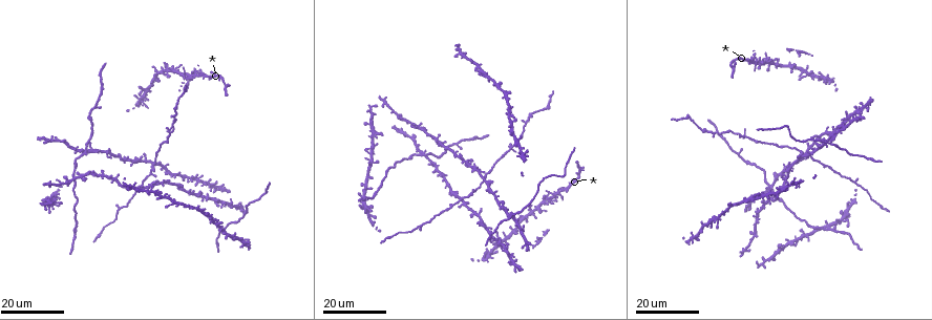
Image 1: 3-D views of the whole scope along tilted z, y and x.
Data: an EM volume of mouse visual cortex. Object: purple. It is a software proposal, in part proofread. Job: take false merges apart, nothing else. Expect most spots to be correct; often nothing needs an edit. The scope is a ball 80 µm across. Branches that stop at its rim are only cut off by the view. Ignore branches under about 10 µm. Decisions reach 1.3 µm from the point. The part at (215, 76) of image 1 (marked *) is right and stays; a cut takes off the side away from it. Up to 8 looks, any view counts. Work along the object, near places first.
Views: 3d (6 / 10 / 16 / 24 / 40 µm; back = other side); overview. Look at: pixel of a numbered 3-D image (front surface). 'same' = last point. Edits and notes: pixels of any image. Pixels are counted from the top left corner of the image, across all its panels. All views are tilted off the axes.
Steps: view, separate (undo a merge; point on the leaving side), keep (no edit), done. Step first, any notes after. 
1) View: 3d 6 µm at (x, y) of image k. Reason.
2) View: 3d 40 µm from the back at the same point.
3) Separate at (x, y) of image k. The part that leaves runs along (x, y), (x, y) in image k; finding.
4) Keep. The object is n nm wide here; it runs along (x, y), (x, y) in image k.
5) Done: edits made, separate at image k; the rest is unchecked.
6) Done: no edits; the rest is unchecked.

View: 3d 16 µm at (150, 175) of image 1.

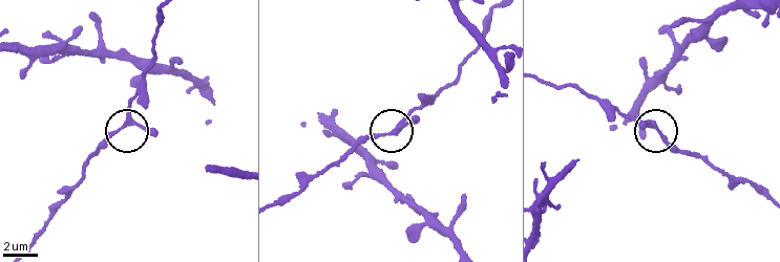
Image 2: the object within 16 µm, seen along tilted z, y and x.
View: 3d 6 µm at (398, 130) of image 2.

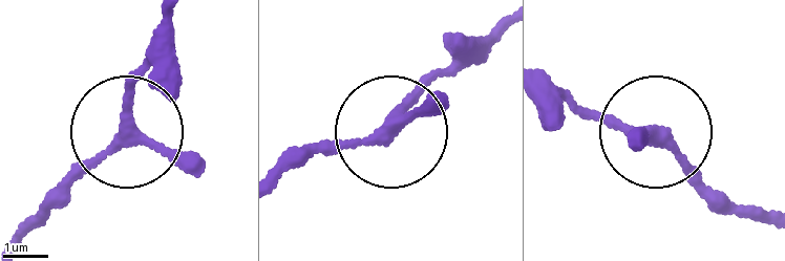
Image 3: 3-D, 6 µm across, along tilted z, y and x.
Keep. 3 arms meet here; it runs along (545, 81), (661, 137), (720, 198) in image 3; continuous, no second neuron.

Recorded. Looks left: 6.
View: 3d 24 µm at (834, 135) of image 1. Three-way junction.

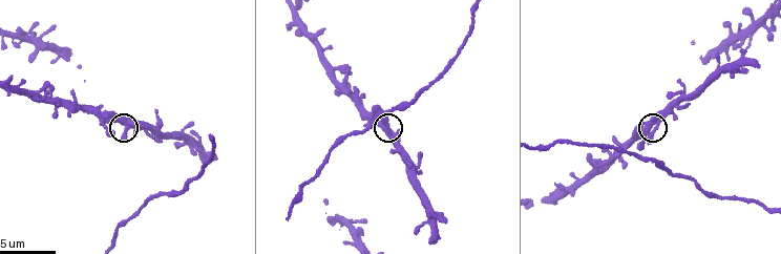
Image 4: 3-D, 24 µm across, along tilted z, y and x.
View: 3d 6 µm at (659, 124) of image 4. Closer look.

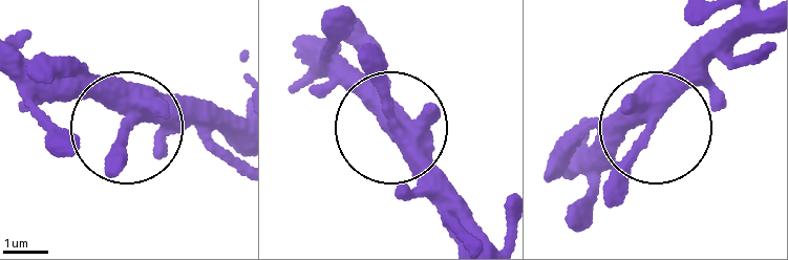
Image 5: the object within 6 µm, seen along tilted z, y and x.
Keep. 3 arms meet here; all the same neuron.

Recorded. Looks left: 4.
View: 3d 24 µm at (84, 152) of image 1. Two arms in line, one across.

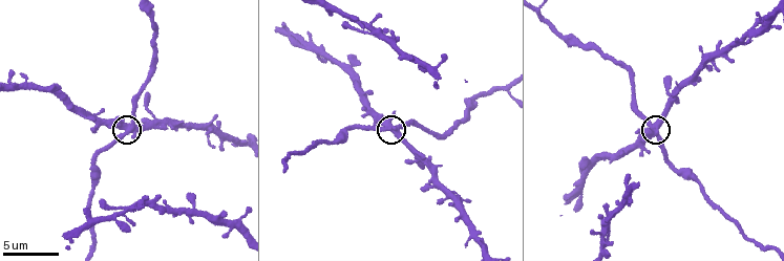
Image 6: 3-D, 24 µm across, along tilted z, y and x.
View: 3d 10 µm at (122, 129) of image 6.

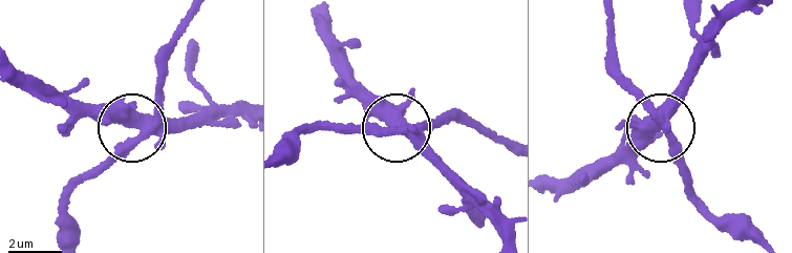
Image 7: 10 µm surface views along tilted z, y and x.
Separate at (113, 117) of image 7. The object is 410 nm wide here; the part that leaves runs along (663, 118), (688, 93), (726, 18) in image 7; a second neuron is stuck on.

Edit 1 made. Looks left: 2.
Done: edits made, separate at image 7; the rest is unchecked.

